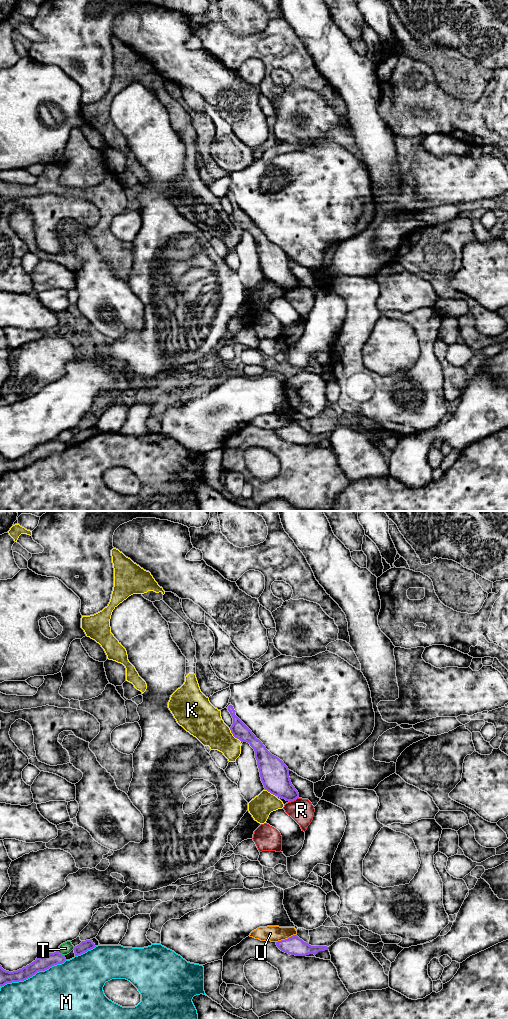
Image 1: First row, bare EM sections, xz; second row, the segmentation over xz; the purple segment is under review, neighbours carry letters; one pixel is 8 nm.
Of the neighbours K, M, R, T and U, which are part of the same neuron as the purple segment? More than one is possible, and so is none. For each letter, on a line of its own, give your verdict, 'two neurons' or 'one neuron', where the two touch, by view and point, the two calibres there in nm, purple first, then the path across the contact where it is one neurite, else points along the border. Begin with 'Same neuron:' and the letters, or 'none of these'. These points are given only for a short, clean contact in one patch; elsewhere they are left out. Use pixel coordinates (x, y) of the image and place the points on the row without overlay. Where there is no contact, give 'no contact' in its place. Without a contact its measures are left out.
Same neuron: none of these
K: two neurons; meets purple in xz at (234, 224); 130 nm thick on the purple side, 260 nm on the other
M: two neurons; meets purple in xz at (33, 462); 120 nm thick on the purple side, 480 nm on the other
R: two neurons; meets purple in xz at (293, 288); 220 nm thick on the purple side, 190 nm on the other
T: two neurons; meets purple in xz at (61, 442); 120 nm thick on the purple side, 90 nm on the other
U: two neurons; meets purple in xz at (285, 427); 150 nm thick on the purple side, 130 nm on the other

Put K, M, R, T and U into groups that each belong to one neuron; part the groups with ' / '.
K / M / R / T / U

